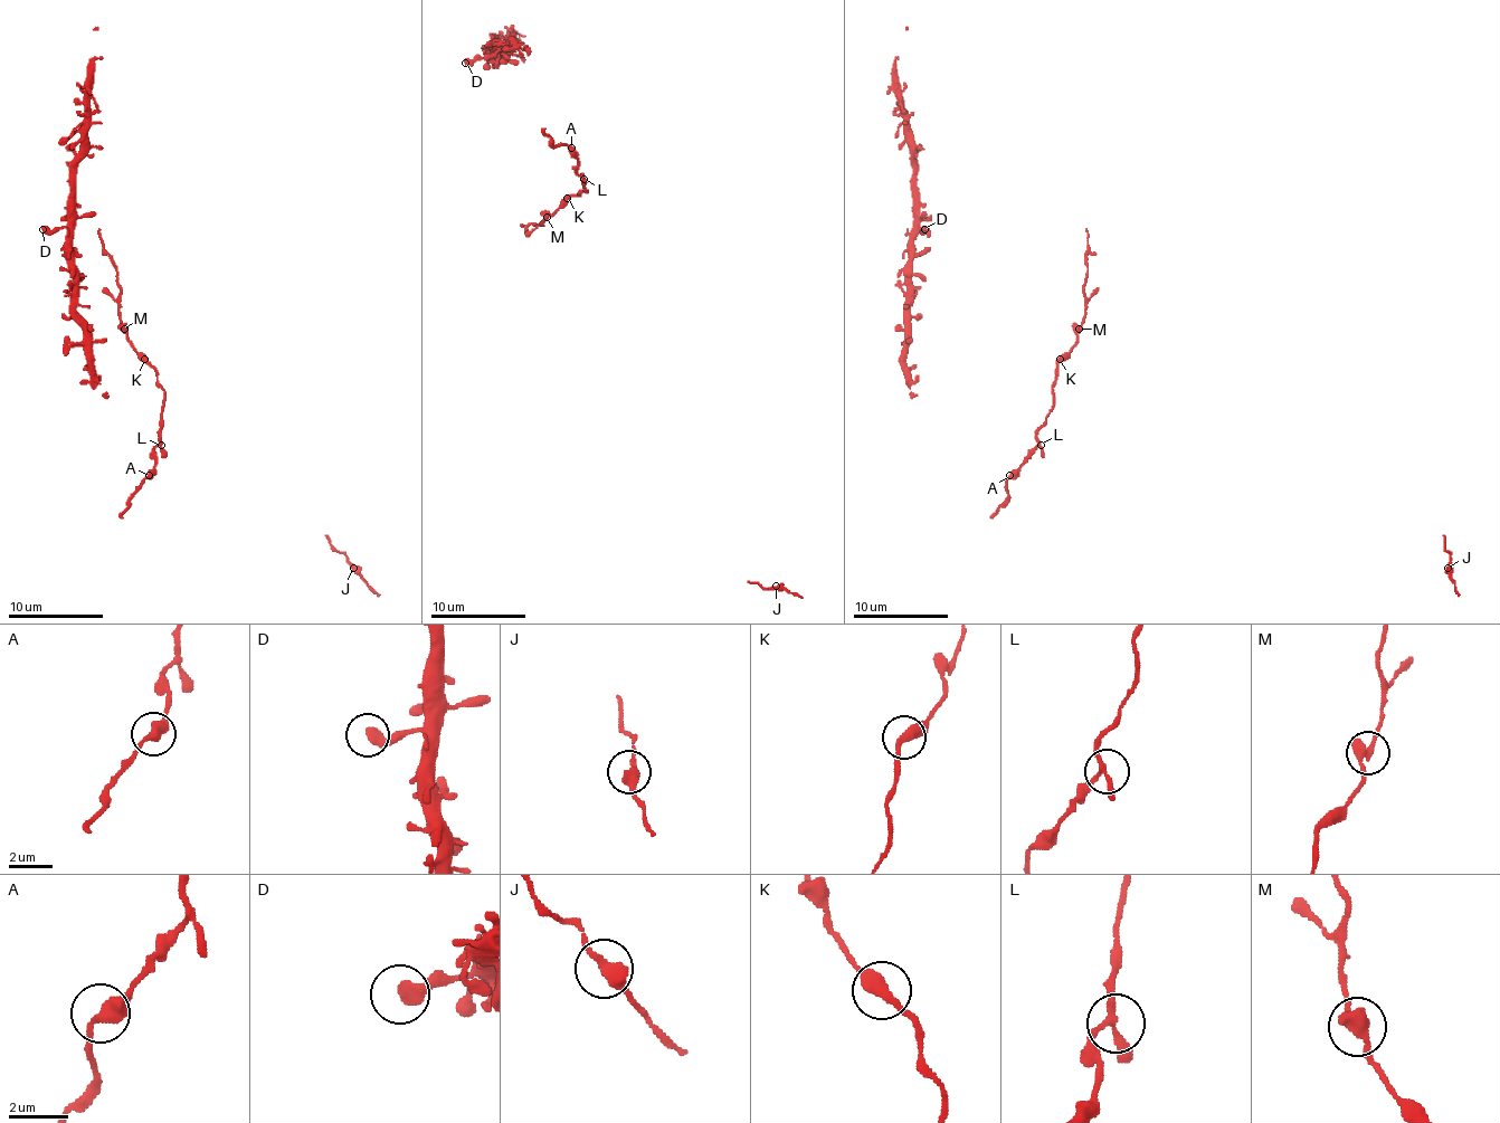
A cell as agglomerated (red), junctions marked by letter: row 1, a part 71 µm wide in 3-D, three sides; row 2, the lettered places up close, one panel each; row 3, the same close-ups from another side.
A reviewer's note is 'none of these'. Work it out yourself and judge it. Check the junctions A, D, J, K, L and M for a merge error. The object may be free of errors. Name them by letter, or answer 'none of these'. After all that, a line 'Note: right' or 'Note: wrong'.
none of these
Note: right

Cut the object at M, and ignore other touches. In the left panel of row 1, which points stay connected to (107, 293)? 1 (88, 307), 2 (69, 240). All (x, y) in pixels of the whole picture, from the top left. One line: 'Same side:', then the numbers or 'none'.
Same side: none

